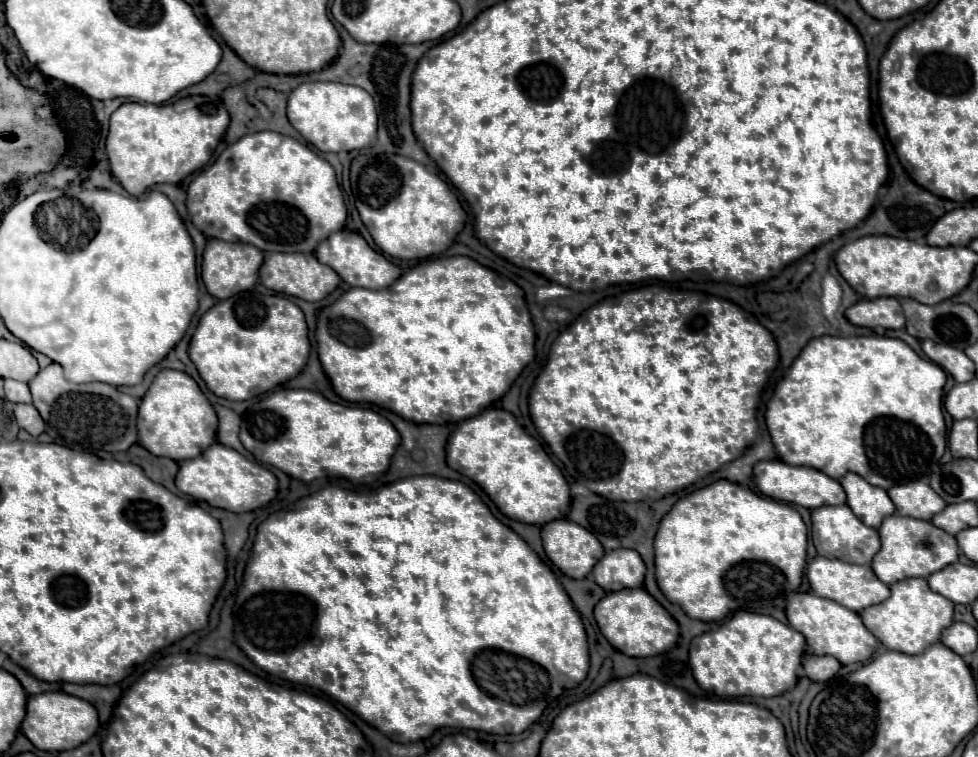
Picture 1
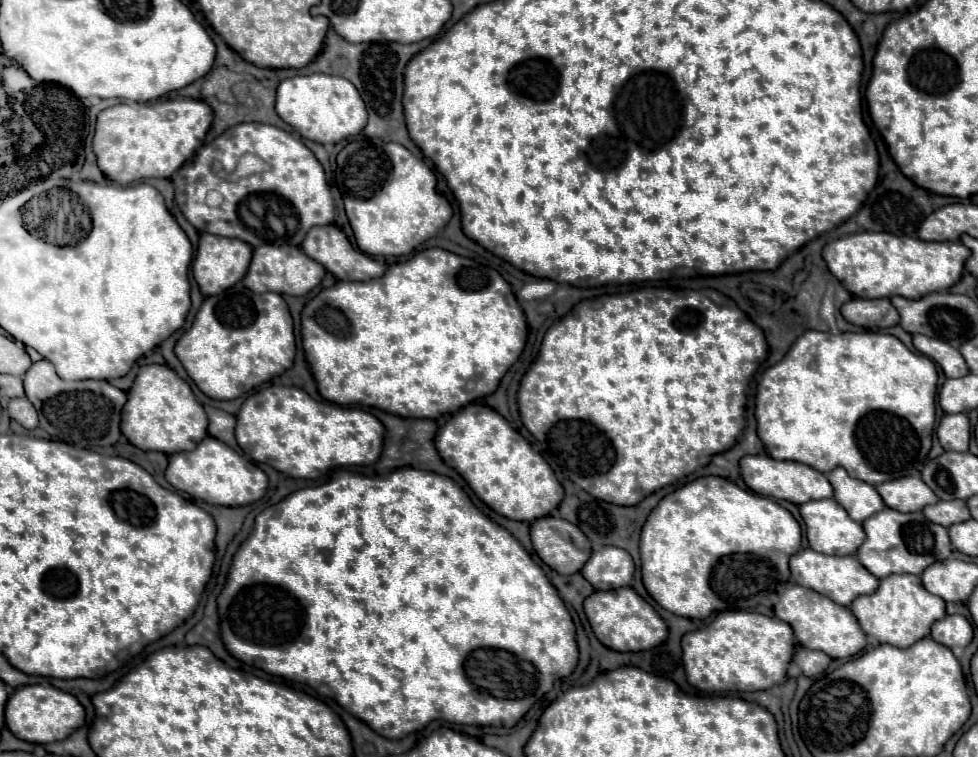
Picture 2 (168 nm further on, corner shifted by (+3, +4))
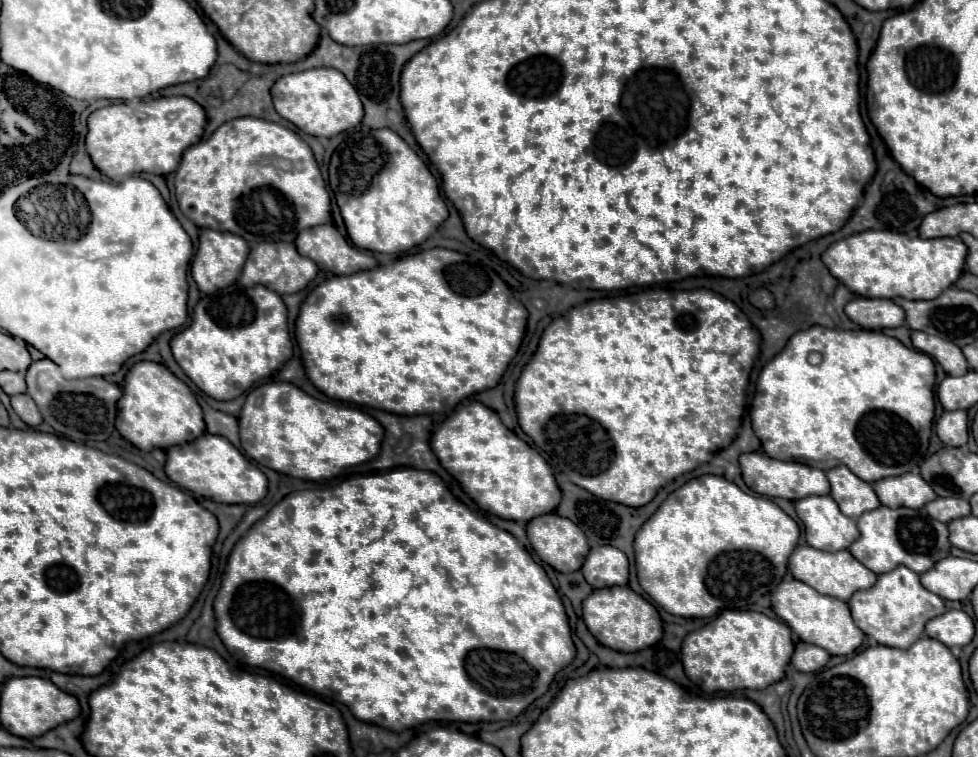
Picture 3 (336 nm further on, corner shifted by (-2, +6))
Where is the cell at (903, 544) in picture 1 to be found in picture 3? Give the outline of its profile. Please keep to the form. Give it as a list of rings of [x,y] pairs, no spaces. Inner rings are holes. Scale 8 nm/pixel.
[[[880,506],[858,518],[858,530],[860,538],[852,542],[848,550],[858,562],[864,562],[864,566],[868,566],[876,574],[890,572],[896,566],[906,566],[922,574],[930,570],[940,558],[950,556],[948,526],[944,522],[936,522],[924,510],[892,510],[888,506]]]

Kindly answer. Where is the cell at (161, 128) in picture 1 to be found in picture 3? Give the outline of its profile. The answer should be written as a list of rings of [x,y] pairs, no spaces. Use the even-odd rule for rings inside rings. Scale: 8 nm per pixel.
[[[159,96],[144,98],[138,102],[122,102],[100,108],[90,114],[88,118],[88,136],[86,136],[86,150],[92,156],[94,166],[112,180],[122,180],[132,174],[160,174],[166,176],[178,168],[182,152],[192,144],[200,142],[206,126],[206,112],[204,108],[186,96]]]

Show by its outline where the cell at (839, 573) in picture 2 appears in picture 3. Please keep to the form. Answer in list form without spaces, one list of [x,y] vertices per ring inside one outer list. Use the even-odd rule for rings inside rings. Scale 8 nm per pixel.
[[[798,546],[790,556],[788,568],[796,580],[812,586],[820,594],[826,594],[826,596],[832,596],[832,598],[838,598],[844,602],[848,602],[854,592],[872,588],[878,580],[878,576],[872,570],[868,570],[864,564],[860,564],[848,550],[824,552],[824,550],[812,548],[812,546]]]

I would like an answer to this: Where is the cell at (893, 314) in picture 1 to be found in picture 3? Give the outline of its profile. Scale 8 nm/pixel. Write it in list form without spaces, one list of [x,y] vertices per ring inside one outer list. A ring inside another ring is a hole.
[[[854,298],[844,306],[844,312],[852,322],[866,330],[898,328],[904,324],[904,310],[892,300],[882,298]]]

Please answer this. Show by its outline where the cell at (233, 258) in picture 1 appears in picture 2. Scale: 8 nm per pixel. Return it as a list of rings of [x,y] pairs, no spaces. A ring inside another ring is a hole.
[[[201,234],[197,256],[193,260],[193,278],[199,284],[199,290],[207,296],[213,296],[231,288],[235,282],[239,282],[245,276],[247,264],[251,262],[251,254],[253,254],[251,246],[243,240],[223,238],[215,234]]]

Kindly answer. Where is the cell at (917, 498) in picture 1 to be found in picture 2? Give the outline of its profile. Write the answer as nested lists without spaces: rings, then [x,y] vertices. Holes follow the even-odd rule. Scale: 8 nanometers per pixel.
[[[903,476],[899,480],[877,484],[875,490],[881,494],[887,508],[895,508],[897,512],[917,512],[927,504],[935,504],[939,498],[921,478]]]

